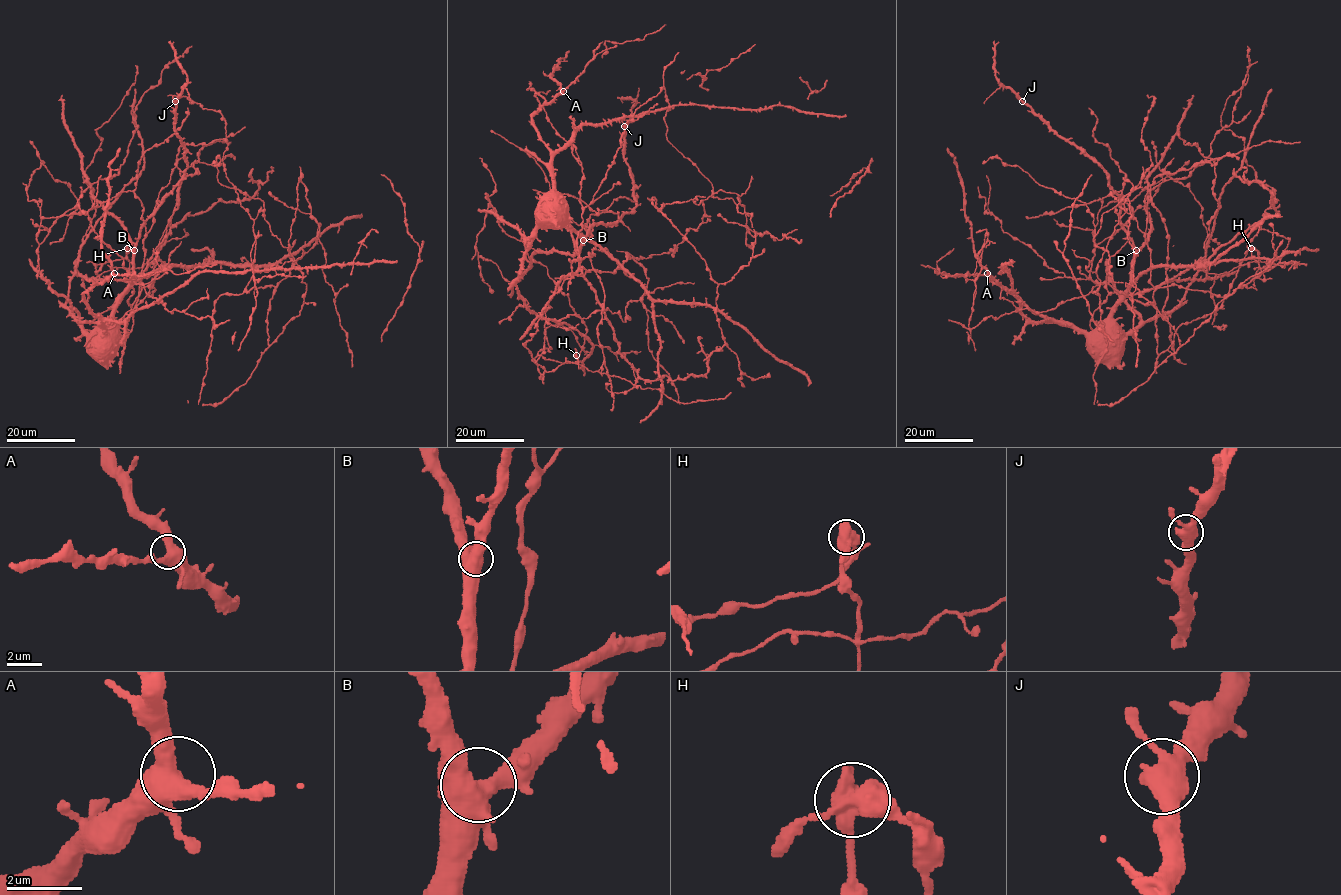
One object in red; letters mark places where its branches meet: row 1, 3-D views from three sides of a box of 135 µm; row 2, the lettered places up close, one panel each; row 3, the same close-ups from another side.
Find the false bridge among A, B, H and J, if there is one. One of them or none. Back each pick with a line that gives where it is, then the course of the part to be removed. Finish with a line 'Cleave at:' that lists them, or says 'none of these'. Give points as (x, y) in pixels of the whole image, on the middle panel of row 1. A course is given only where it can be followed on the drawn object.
H: place (576, 355); course (575, 356), (580, 364), (593, 372), (626, 379), (642, 389), (658, 389), (684, 404), (724, 398), (731, 392)
Cleave at: H

